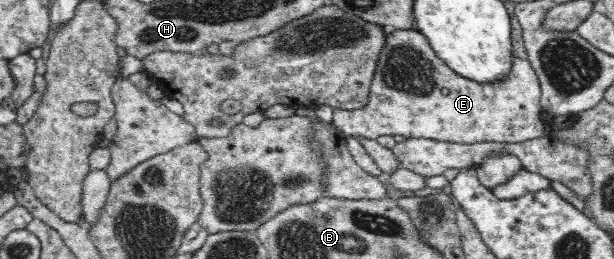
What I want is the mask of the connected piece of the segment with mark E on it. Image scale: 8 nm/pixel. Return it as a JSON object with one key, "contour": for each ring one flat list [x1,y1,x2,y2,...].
{"contour":[[388,29,385,31,385,46,379,55,376,69,374,72,374,79,372,80,369,90,369,101,362,109,347,110,334,109,332,124,345,136,353,136,356,138,374,139,382,135,392,135,399,139,404,138,425,138,435,139,439,141,449,141,451,143,483,143,485,141,495,141,497,143,521,143,529,139,535,139,537,137,543,137,550,133,550,128,545,119,543,119,543,113,541,112,541,83,538,76,535,74,533,68,531,68,528,60,515,58,515,65,513,65,513,71,509,75,509,79,503,79,499,83,493,83,493,85,480,85,479,83,470,82,467,79,461,78,455,71,451,71,447,65,442,62,441,59,436,57,436,52,430,47,429,40,417,29,413,30,395,30]]}

